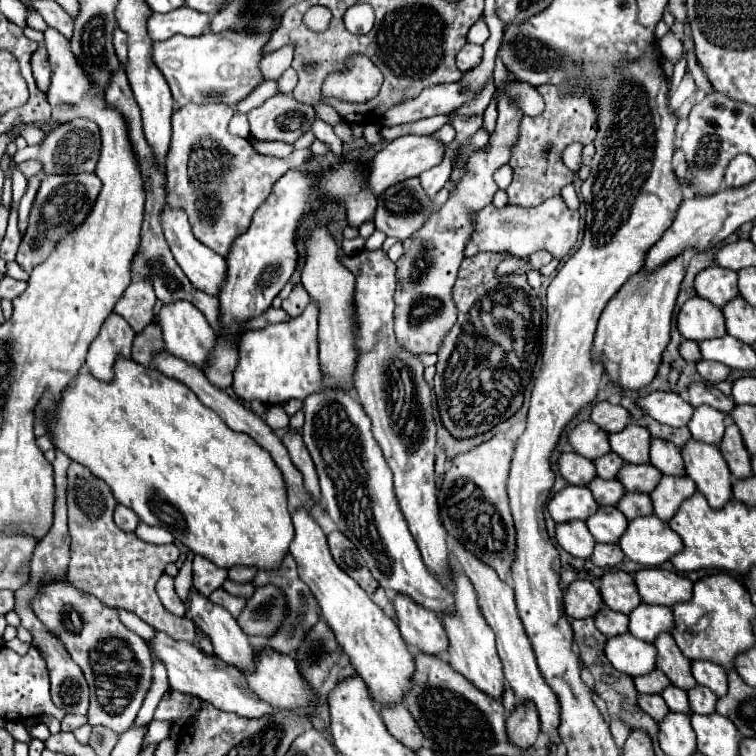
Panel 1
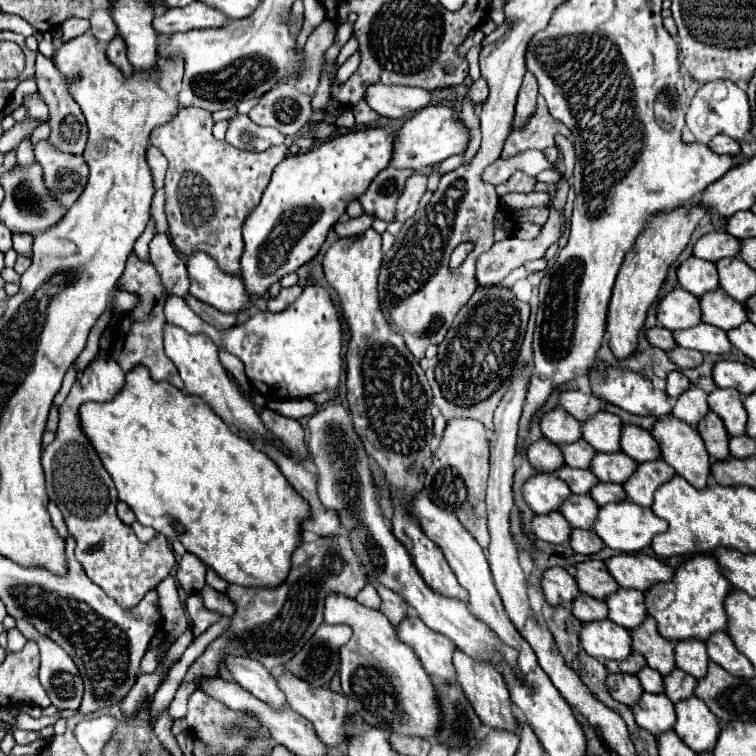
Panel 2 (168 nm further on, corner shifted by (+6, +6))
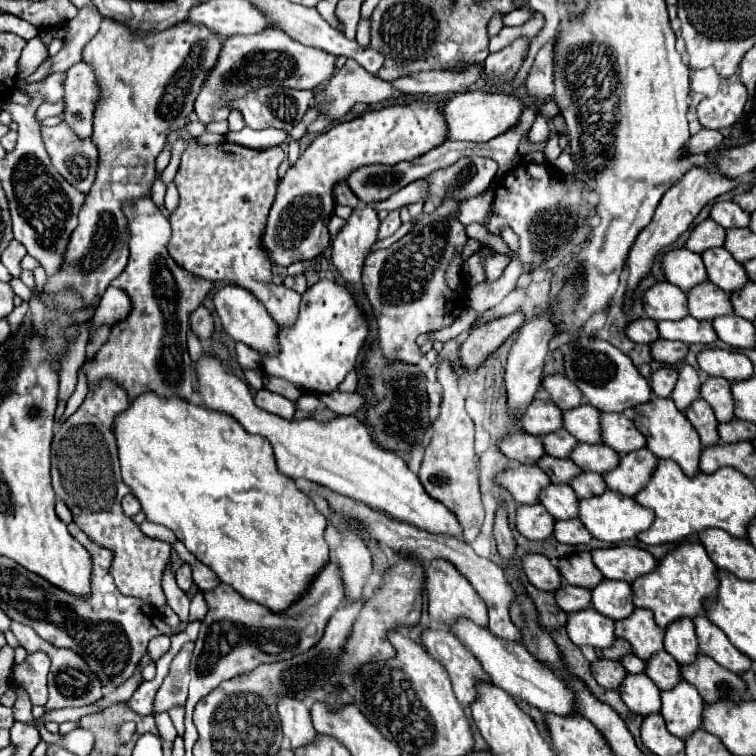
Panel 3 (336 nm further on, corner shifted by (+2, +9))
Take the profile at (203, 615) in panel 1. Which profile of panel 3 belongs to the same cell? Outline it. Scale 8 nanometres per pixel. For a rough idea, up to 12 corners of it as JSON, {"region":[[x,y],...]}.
{"region":[[292,697],[278,701],[282,731],[294,751],[316,741],[310,709]]}

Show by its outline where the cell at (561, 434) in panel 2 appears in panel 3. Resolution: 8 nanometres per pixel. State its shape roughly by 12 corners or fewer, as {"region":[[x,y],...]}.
{"region":[[532,399],[520,417],[530,435],[562,429],[552,401]]}

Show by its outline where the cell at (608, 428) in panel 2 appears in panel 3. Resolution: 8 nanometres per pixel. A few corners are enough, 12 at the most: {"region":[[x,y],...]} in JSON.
{"region":[[598,409],[562,411],[562,425],[580,443],[600,443]]}

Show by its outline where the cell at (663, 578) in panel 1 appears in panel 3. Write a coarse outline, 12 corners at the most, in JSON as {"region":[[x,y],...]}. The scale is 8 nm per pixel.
{"region":[[638,547],[590,551],[606,579],[632,583],[654,571],[656,559]]}

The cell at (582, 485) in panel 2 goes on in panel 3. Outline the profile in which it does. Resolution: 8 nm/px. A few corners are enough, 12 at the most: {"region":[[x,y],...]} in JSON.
{"region":[[550,455],[536,465],[552,483],[570,483],[580,469],[570,459]]}

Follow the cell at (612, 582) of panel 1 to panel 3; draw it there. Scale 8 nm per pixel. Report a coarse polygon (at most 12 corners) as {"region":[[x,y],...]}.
{"region":[[588,551],[558,559],[570,585],[592,589],[604,579]]}

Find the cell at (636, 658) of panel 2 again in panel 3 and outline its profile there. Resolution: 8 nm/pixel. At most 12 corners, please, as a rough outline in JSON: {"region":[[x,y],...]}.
{"region":[[616,639],[610,647],[600,649],[602,657],[618,661],[632,653],[630,645]]}

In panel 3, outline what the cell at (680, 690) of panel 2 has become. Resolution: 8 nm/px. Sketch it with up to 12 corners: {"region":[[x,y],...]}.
{"region":[[666,651],[646,661],[644,673],[670,689],[682,679],[678,663]]}

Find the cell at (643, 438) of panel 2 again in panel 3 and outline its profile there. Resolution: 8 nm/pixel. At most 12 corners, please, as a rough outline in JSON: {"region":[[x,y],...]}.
{"region":[[622,413],[600,415],[602,443],[616,453],[644,447]]}

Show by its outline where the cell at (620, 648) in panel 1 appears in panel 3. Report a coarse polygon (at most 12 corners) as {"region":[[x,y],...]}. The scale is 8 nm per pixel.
{"region":[[592,607],[568,613],[566,633],[578,647],[604,649],[614,621]]}

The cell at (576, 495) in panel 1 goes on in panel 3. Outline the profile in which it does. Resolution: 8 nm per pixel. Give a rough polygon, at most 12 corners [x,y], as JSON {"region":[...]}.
{"region":[[536,465],[494,477],[516,503],[534,505],[550,479]]}

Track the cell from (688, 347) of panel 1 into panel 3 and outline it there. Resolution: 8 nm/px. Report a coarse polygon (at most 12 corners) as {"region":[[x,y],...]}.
{"region":[[636,319],[626,325],[626,337],[634,343],[658,339],[652,319]]}

